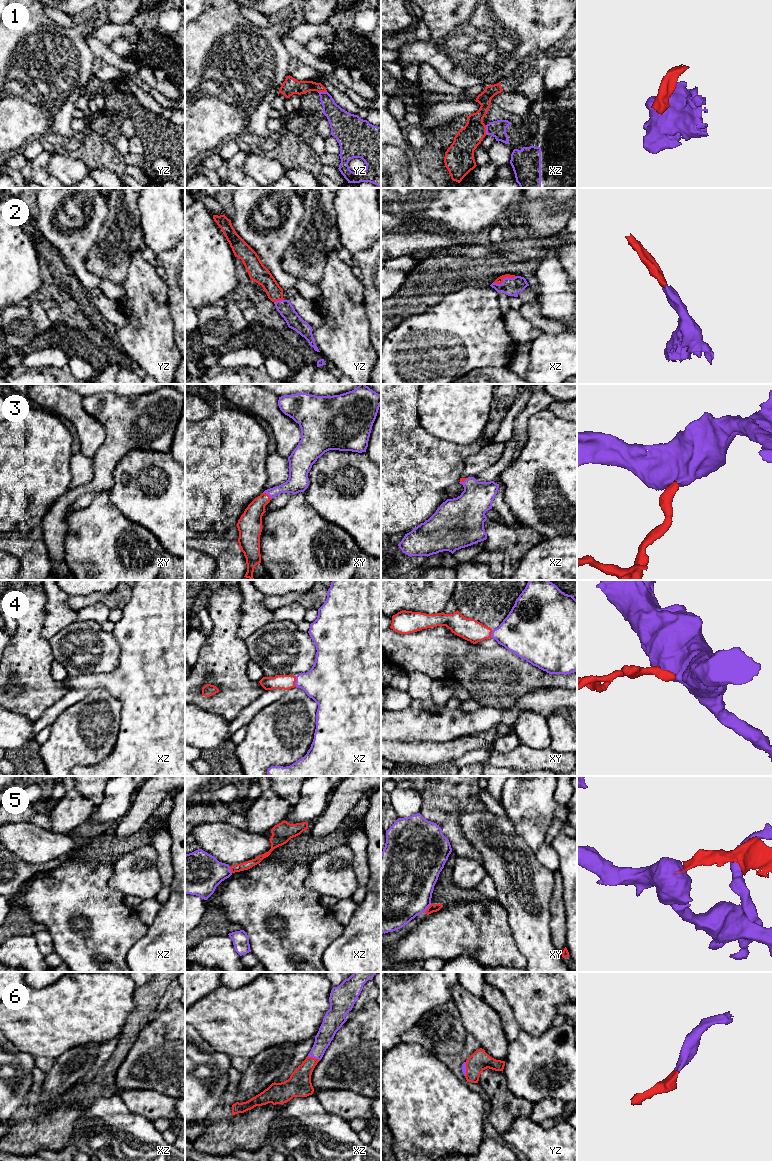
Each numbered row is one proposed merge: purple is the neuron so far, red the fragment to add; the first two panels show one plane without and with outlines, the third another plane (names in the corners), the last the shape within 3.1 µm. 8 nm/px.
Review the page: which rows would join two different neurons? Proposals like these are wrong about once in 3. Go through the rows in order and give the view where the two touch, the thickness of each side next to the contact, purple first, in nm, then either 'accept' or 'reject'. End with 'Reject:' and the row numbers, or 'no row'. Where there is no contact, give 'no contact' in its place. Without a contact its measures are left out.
1: meets purple in xz; 140 nm thick on the purple side, 200 nm on the other; reject
2: meets purple in xz; 140 nm thick on the purple side, 60 nm on the other; accept
3: meets purple in xy; 150 nm thick on the purple side, 170 nm on the other; accept
4: meets purple in xz; 360 nm thick on the purple side, 120 nm on the other; accept
5: meets purple in xy; 480 nm thick on the purple side, 70 nm on the other; reject
6: meets purple in xz; 140 nm thick on the purple side, 190 nm on the other; accept
Reject: 1, 5

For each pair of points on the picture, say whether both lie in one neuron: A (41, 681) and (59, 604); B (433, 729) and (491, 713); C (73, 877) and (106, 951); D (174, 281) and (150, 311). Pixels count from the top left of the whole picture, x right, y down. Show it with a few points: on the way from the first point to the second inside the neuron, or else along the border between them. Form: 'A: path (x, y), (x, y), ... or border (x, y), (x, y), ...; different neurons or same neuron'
A: border (44, 616), (41, 636), (47, 640); different neurons
B: path (447, 724), (477, 722); same neuron
C: path (74, 895), (74, 899), (93, 918), (94, 933); same neuron
D: border (165, 282), (170, 312); different neurons

